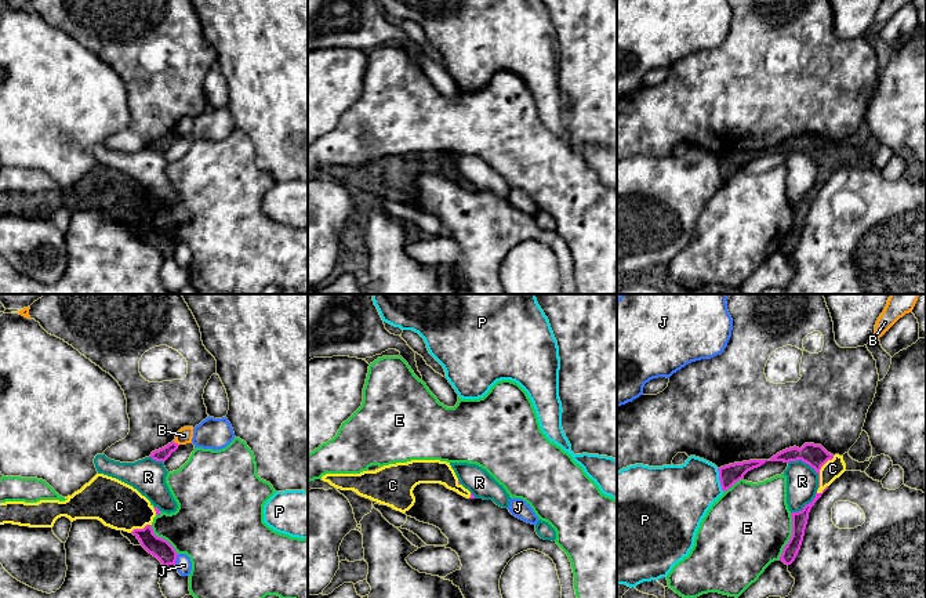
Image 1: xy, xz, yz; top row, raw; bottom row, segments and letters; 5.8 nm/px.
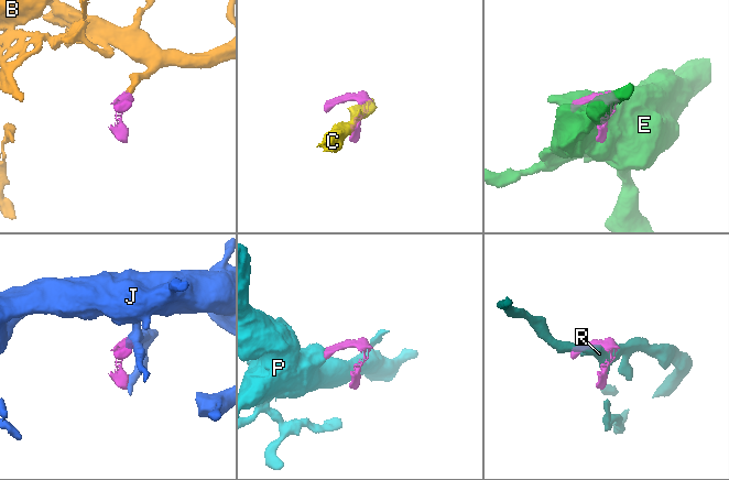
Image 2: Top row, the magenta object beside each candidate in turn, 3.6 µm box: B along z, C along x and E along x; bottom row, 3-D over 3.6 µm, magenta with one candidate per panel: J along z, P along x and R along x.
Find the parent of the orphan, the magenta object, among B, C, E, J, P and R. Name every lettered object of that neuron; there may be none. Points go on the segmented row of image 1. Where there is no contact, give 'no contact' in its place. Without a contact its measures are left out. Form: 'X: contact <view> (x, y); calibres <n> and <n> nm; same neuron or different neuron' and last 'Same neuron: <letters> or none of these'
B: contact xy (177, 444); calibres 80 and 90 nm; different neuron
C: contact yz (819, 474); calibres 140 and 110 nm; same neuron
E: contact yz (791, 536); calibres 100 and 480 nm; different neuron
J: contact xy (175, 560); calibres 120 and 90 nm; different neuron
P: contact yz (719, 479); calibres 120 and 360 nm; different neuron
R: contact yz (812, 467); calibres 140 and 190 nm; different neuron
Same neuron: C

